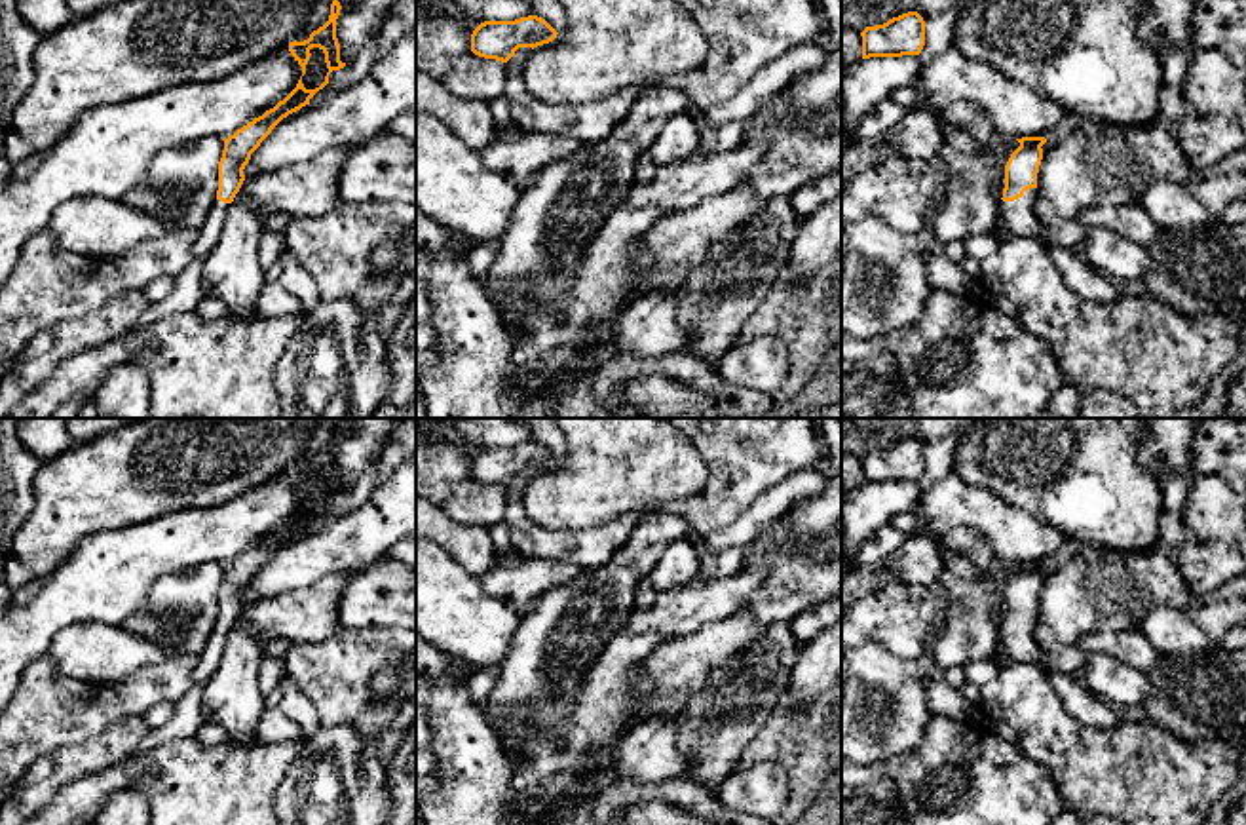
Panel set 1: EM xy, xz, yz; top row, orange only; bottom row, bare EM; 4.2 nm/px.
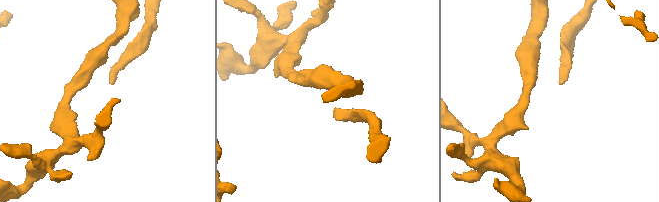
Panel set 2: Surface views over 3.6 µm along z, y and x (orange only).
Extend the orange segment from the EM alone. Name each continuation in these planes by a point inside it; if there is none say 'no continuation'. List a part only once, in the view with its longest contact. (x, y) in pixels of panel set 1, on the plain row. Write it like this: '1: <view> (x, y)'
1: yz (1019, 645)

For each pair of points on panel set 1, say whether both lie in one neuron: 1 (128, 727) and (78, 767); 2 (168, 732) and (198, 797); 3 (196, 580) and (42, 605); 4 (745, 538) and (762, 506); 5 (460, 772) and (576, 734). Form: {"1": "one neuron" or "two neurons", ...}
{"1": "one neuron", "2": "two neurons", "3": "two neurons", "4": "one neuron", "5": "two neurons"}

